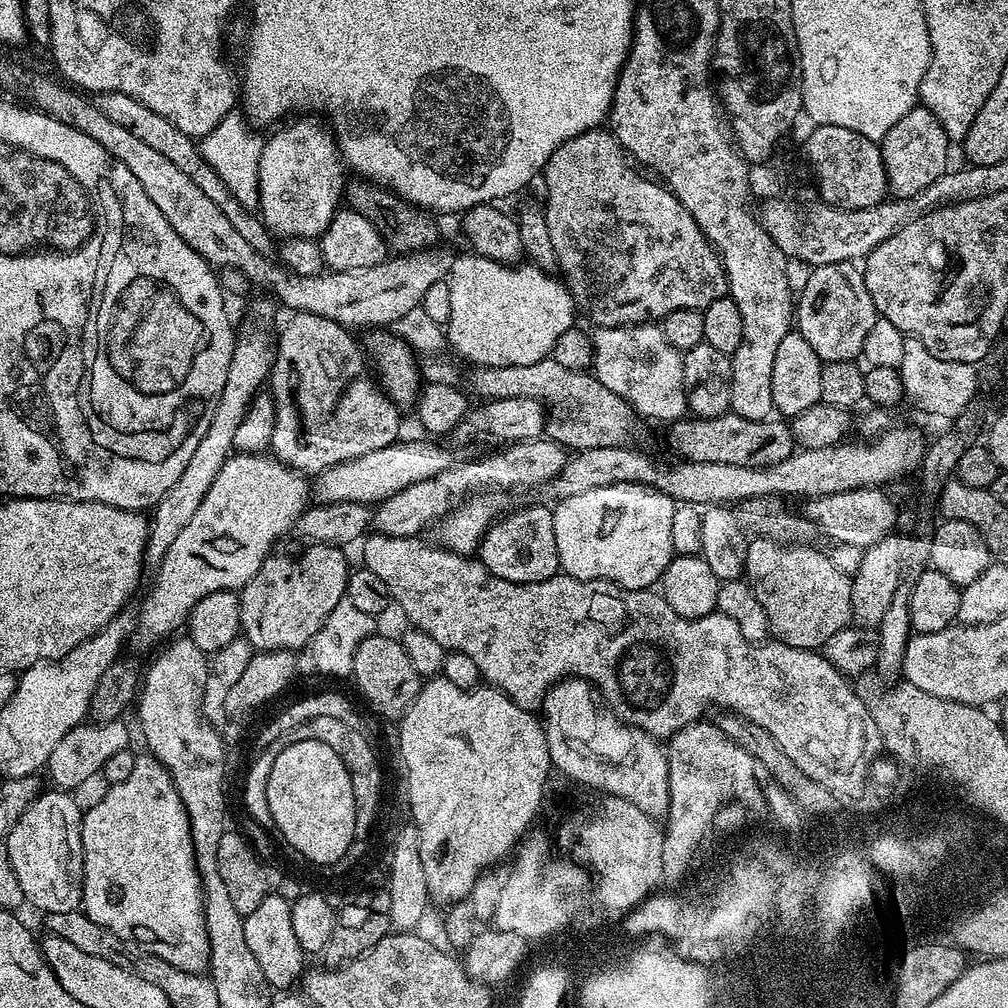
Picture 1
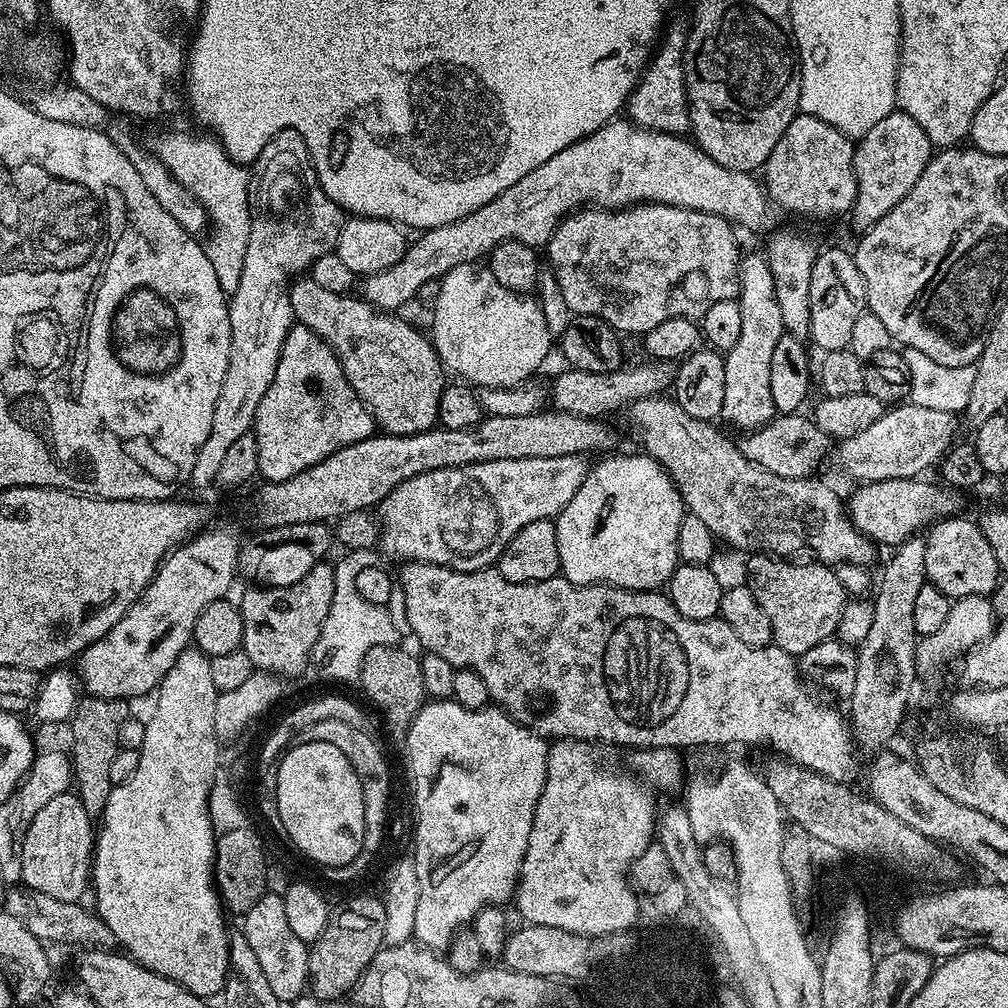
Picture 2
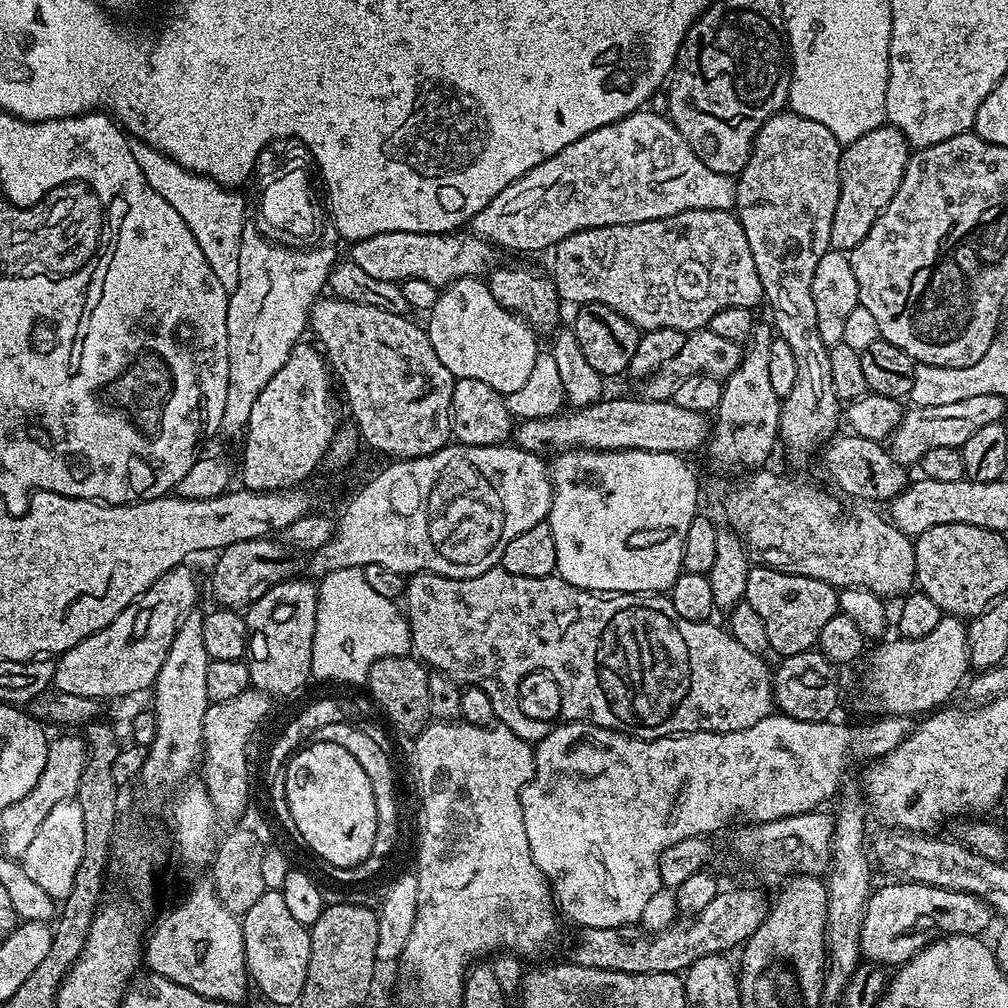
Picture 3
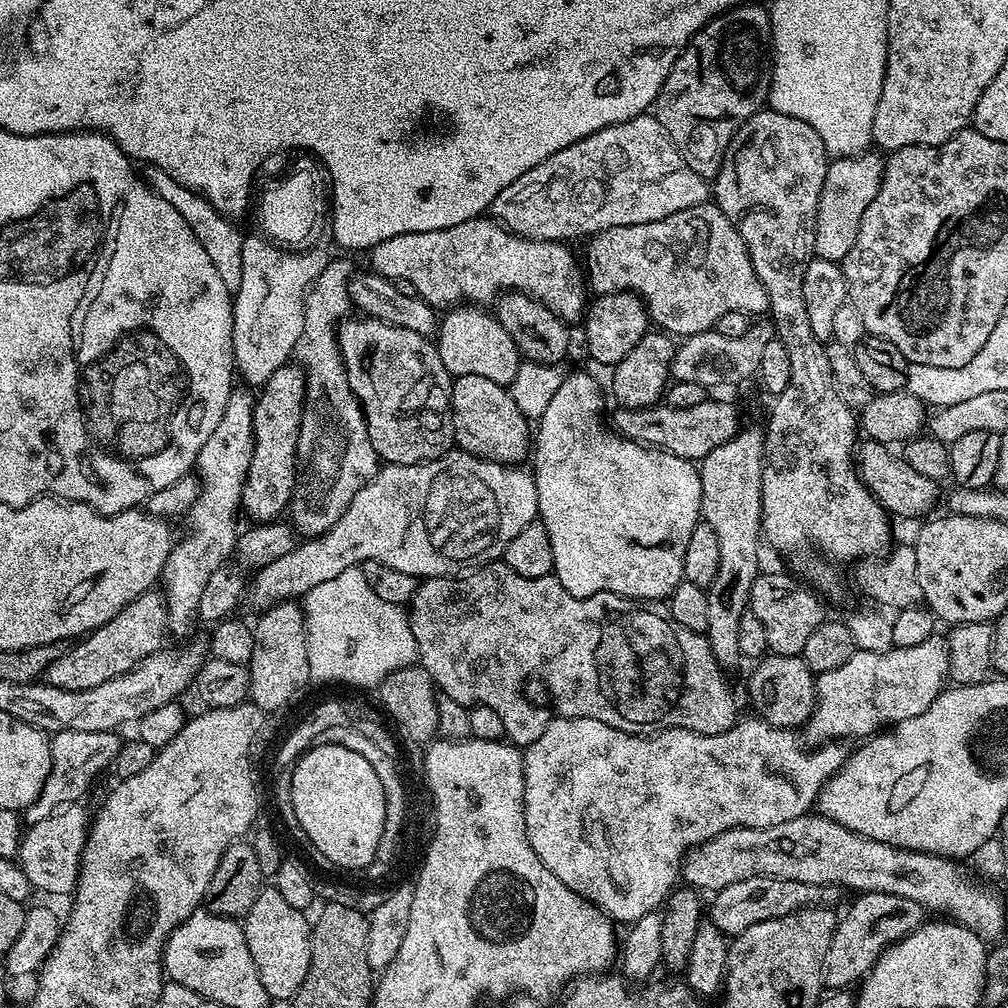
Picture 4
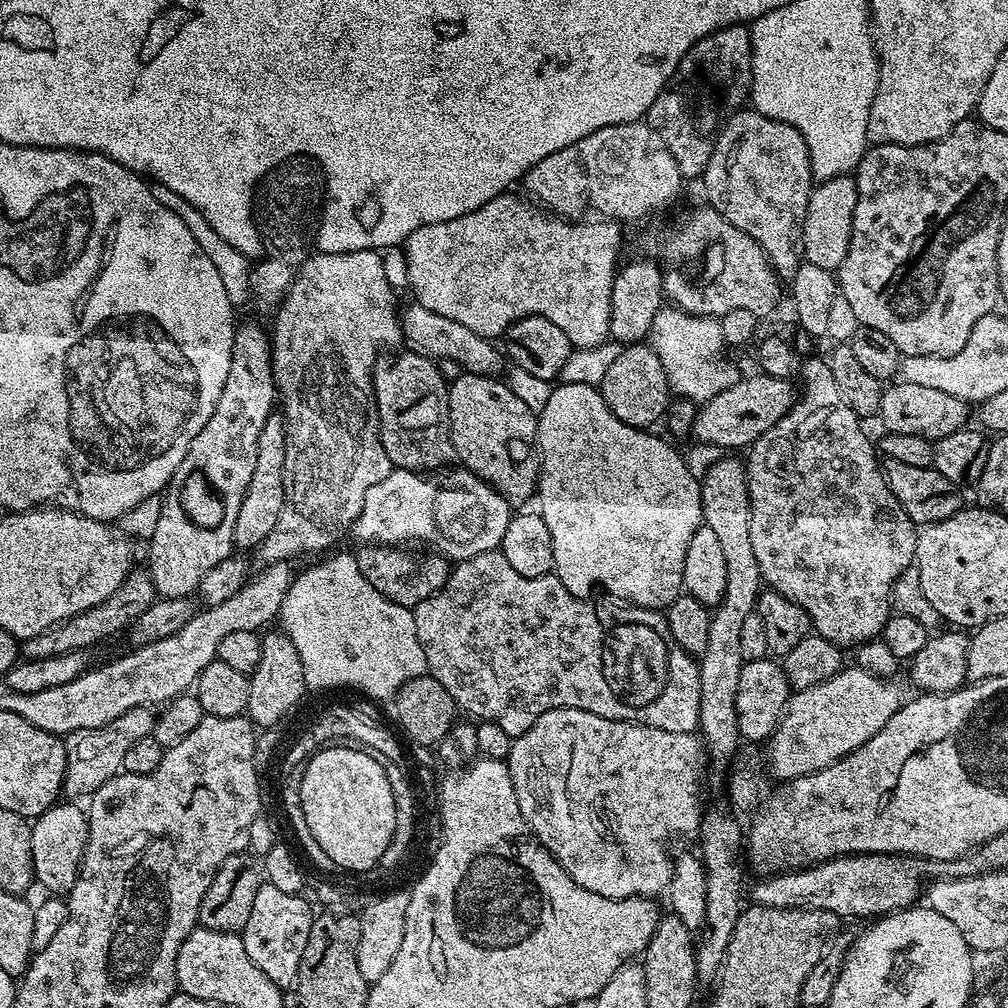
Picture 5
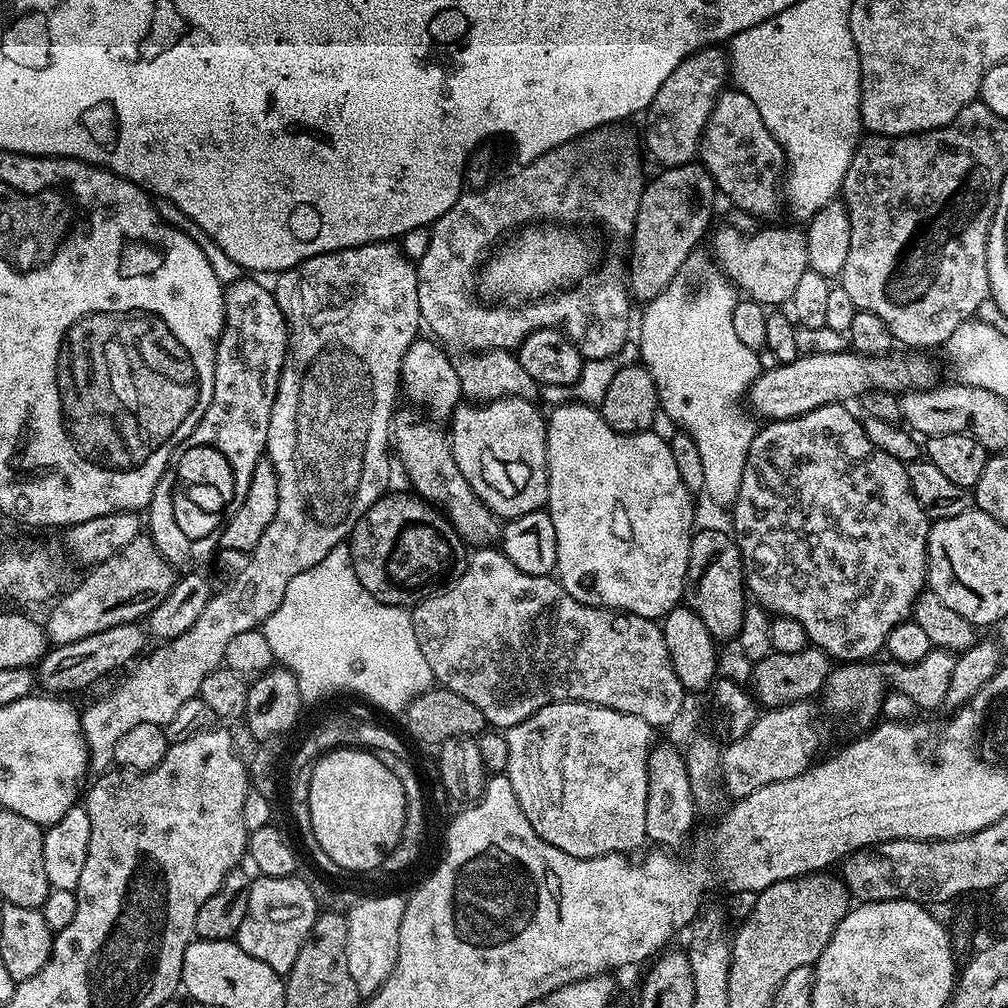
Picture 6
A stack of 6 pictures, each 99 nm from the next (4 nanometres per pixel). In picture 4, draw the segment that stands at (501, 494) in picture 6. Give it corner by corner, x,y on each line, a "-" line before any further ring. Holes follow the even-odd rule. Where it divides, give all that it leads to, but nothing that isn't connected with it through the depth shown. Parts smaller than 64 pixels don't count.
478,374
458,376
452,382
452,435
461,452
499,464
519,465
530,456
530,421
514,406
505,385

